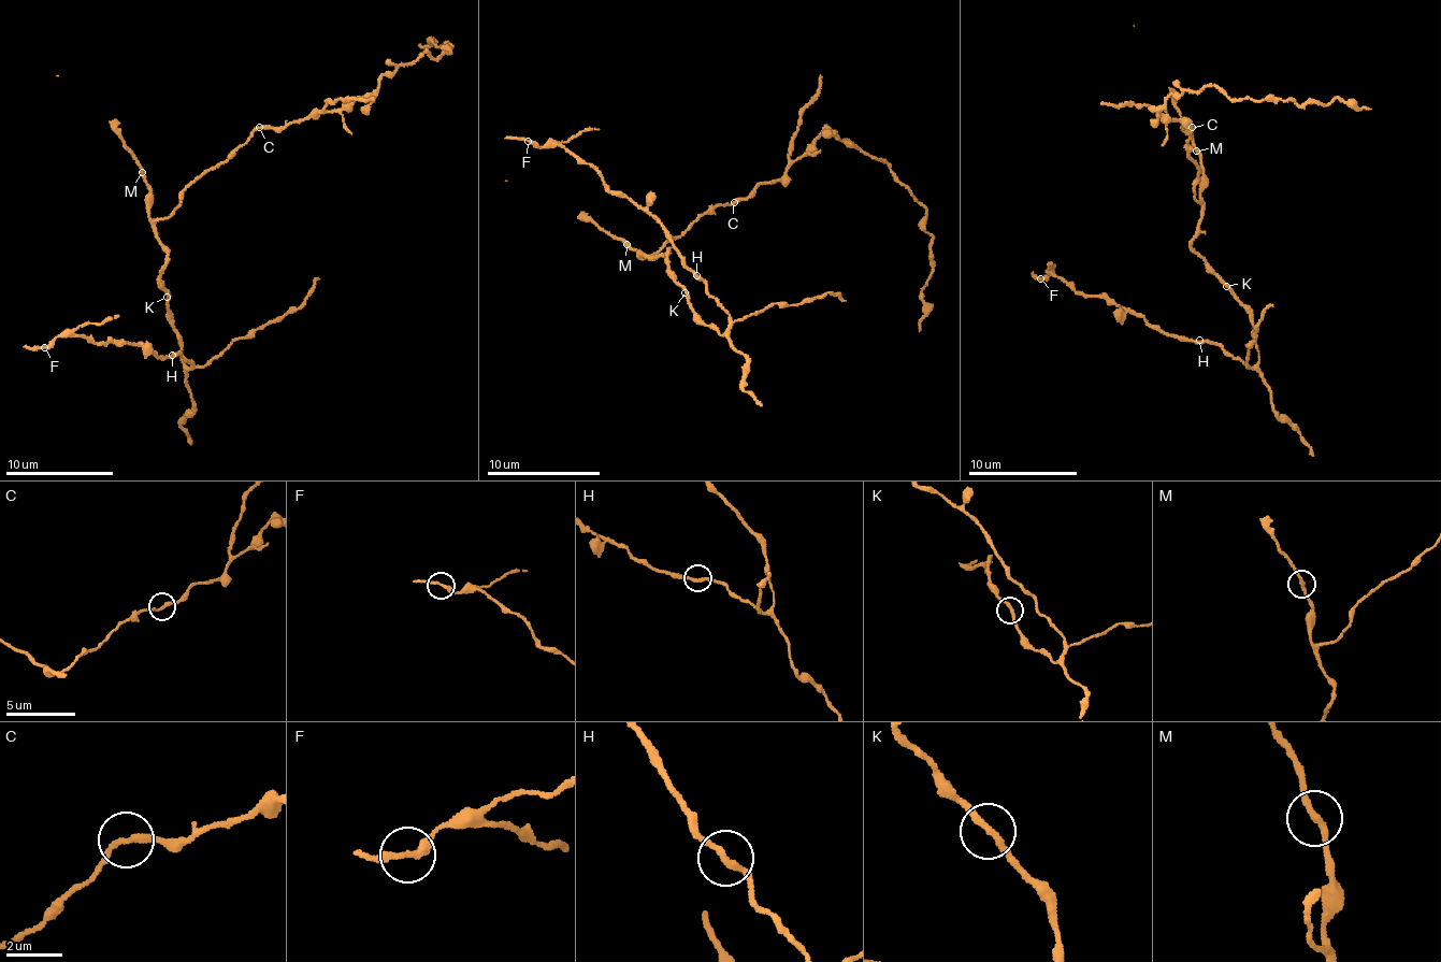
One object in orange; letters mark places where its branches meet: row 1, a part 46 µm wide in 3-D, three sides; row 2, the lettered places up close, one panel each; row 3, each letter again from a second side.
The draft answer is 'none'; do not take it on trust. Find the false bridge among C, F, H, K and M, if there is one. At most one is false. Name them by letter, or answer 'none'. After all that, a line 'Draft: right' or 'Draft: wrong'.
none
Draft: right

